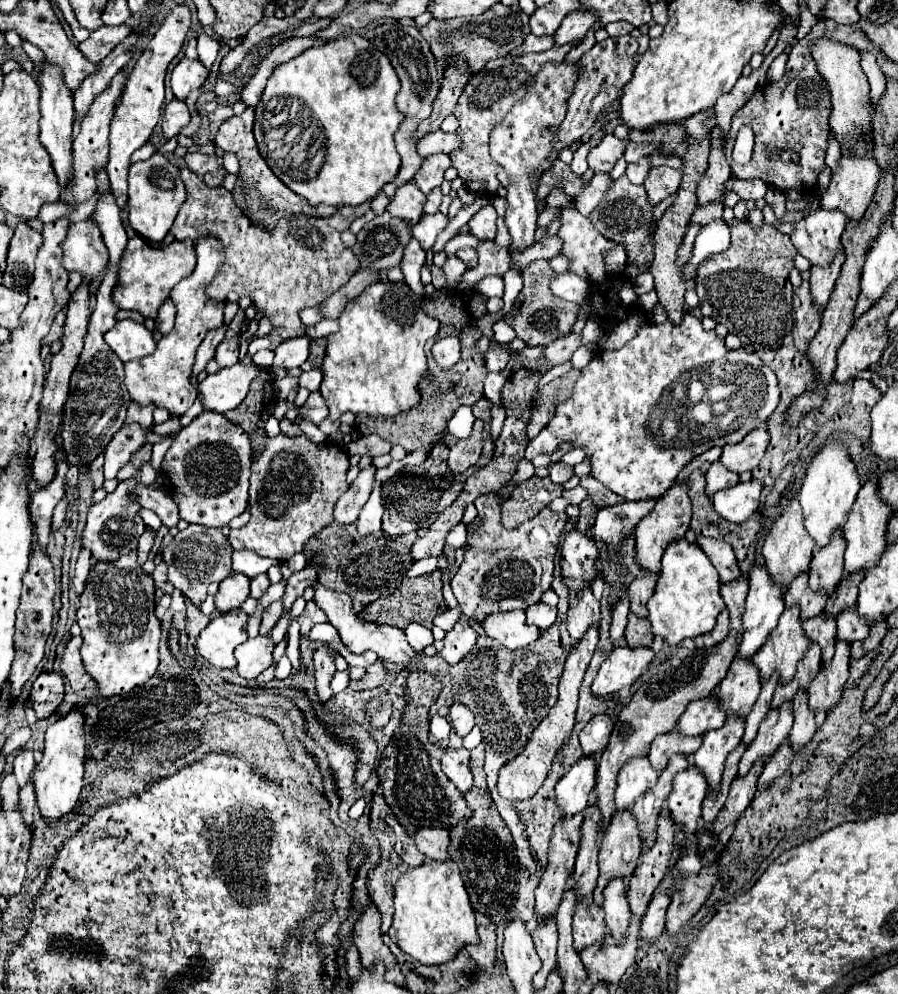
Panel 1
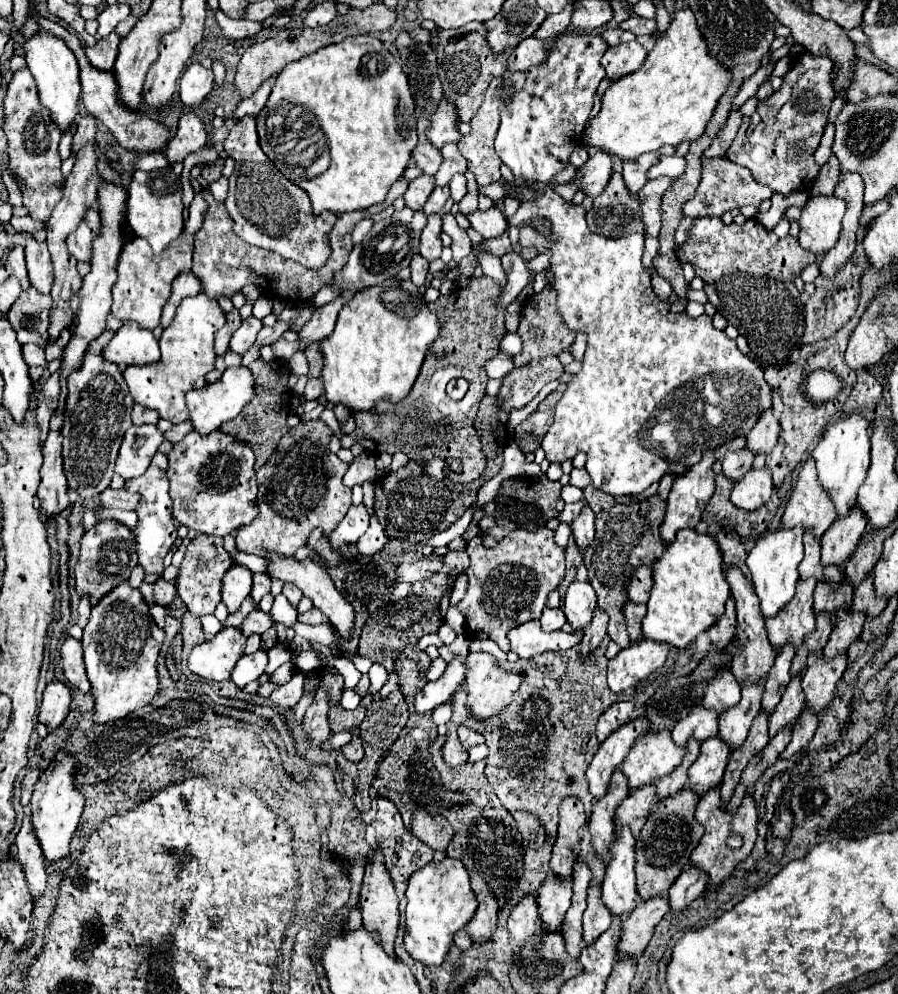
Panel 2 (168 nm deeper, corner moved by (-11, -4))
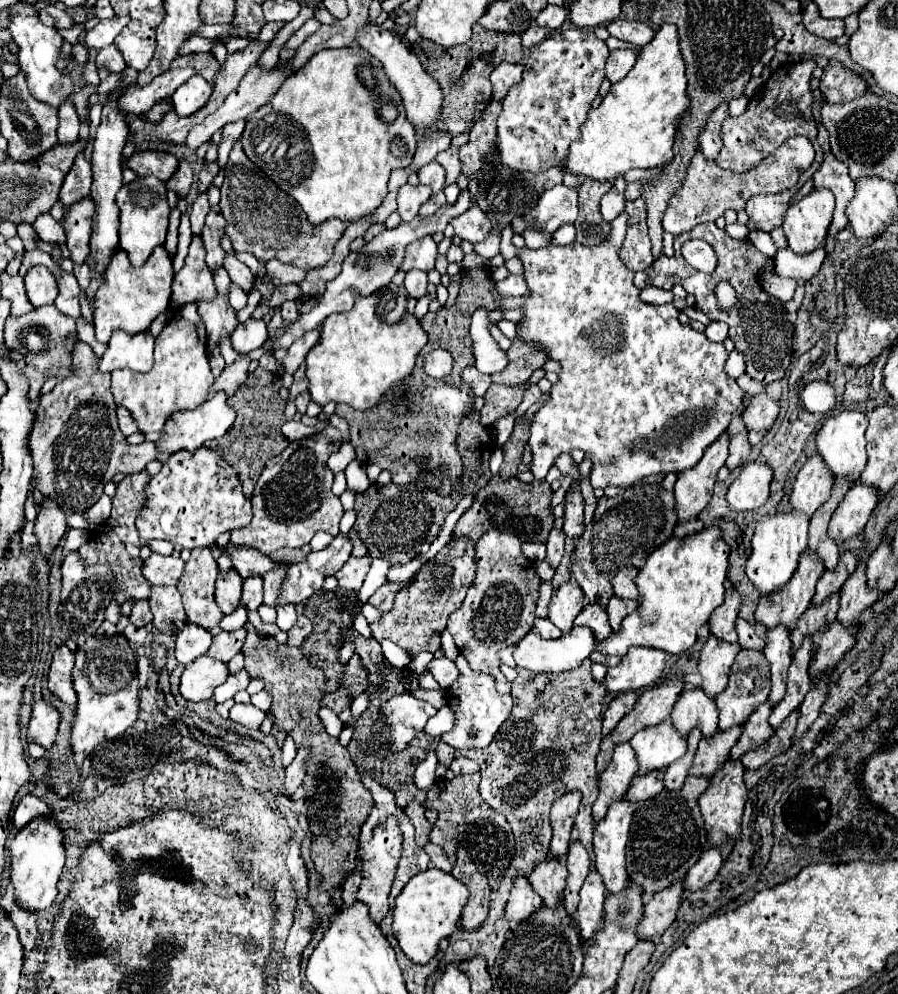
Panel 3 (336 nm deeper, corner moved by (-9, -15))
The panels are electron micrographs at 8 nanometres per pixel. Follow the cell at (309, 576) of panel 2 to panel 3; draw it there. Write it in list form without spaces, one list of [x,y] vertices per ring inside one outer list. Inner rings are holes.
[[[227,543],[225,547],[217,547],[221,553],[229,553],[231,557],[231,563],[233,563],[233,569],[241,575],[241,577],[247,577],[247,575],[263,575],[263,571],[269,571],[271,567],[275,567],[275,563],[251,549],[251,547],[241,547],[241,545],[233,545],[233,543]]]

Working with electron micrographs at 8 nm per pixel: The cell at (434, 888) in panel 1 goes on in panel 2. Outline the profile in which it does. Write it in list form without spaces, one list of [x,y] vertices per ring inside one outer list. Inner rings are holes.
[[[445,856],[441,862],[429,862],[425,868],[413,872],[407,882],[407,912],[405,912],[405,948],[423,964],[441,966],[451,944],[453,934],[465,928],[477,912],[477,898],[469,886],[469,874],[461,860]]]

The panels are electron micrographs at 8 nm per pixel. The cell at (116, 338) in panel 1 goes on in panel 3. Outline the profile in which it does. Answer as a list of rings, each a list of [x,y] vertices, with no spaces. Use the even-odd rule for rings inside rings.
[[[121,329],[113,331],[107,351],[99,359],[99,371],[115,371],[129,367],[133,371],[145,373],[153,367],[153,343],[155,337],[149,331],[139,335],[129,335]]]

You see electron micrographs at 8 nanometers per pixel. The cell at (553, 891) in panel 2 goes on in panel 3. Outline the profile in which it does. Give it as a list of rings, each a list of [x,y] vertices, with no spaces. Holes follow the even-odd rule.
[[[547,857],[545,861],[535,865],[529,879],[531,879],[531,885],[535,887],[535,893],[541,895],[543,903],[547,907],[555,907],[563,897],[563,889],[565,889],[565,879],[567,879],[565,861]]]

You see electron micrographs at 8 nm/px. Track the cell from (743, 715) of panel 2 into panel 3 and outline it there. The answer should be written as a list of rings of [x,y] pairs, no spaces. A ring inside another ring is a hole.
[[[741,649],[731,665],[729,671],[729,683],[727,689],[719,693],[717,697],[717,707],[719,707],[719,729],[727,729],[733,725],[741,725],[747,721],[747,717],[767,701],[771,691],[771,673],[769,673],[769,663],[763,655],[763,651],[753,651],[753,649]]]

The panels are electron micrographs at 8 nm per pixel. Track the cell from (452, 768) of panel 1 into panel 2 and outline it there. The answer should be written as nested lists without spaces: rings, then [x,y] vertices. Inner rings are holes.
[[[451,728],[451,732],[447,734],[447,742],[445,742],[445,746],[443,746],[443,758],[445,758],[447,766],[453,766],[453,768],[465,764],[467,758],[469,758],[467,750],[461,746],[461,742],[459,742],[459,738],[457,738],[457,732],[453,732],[453,728]]]

